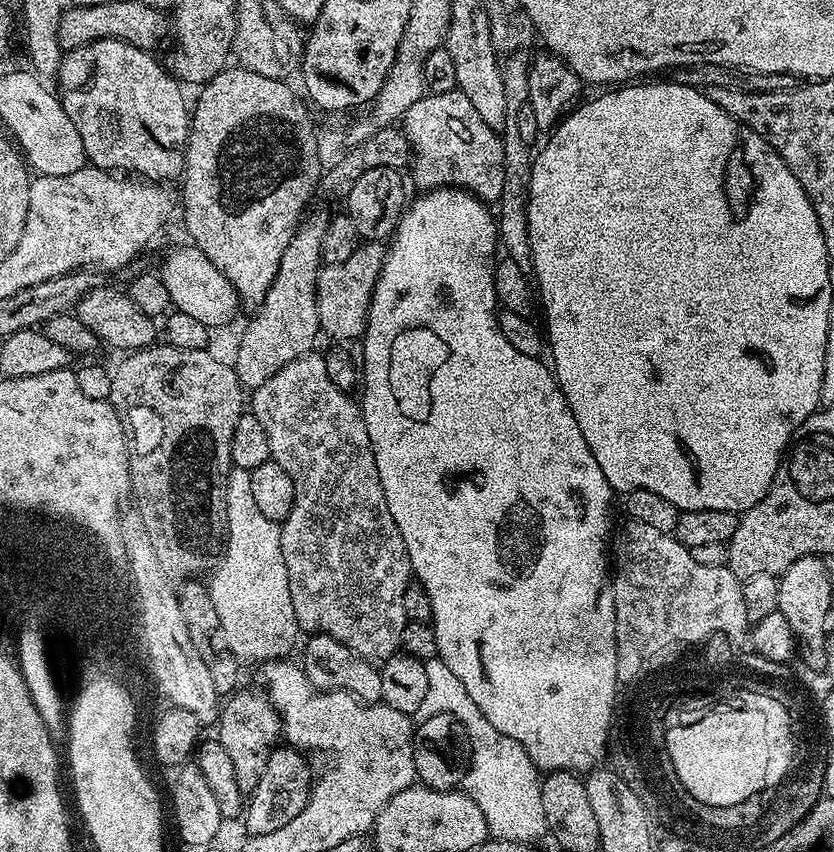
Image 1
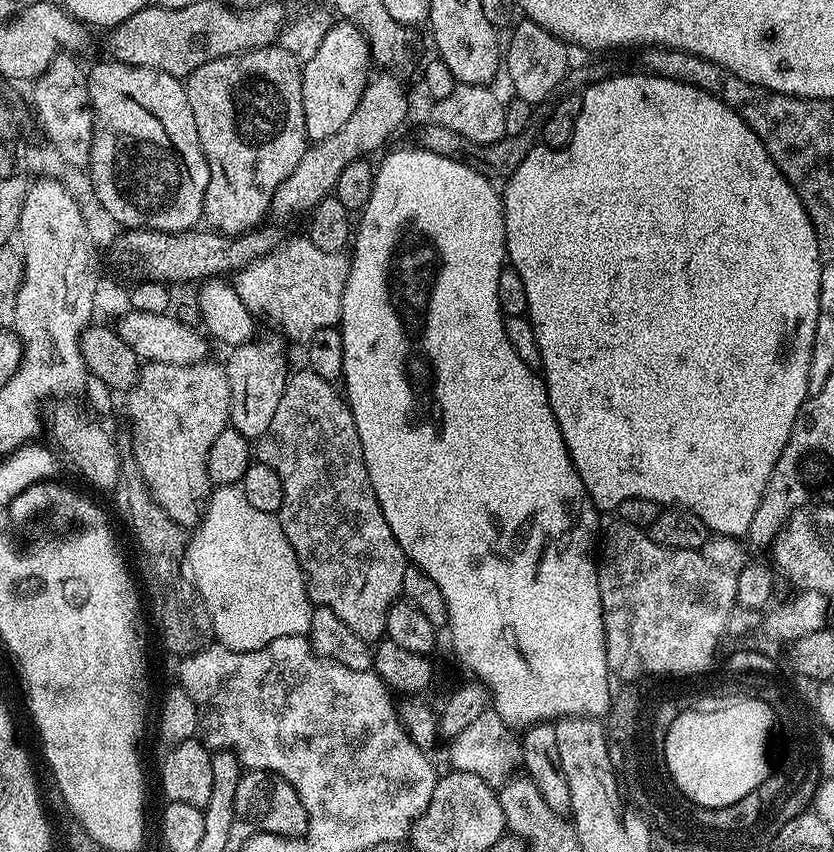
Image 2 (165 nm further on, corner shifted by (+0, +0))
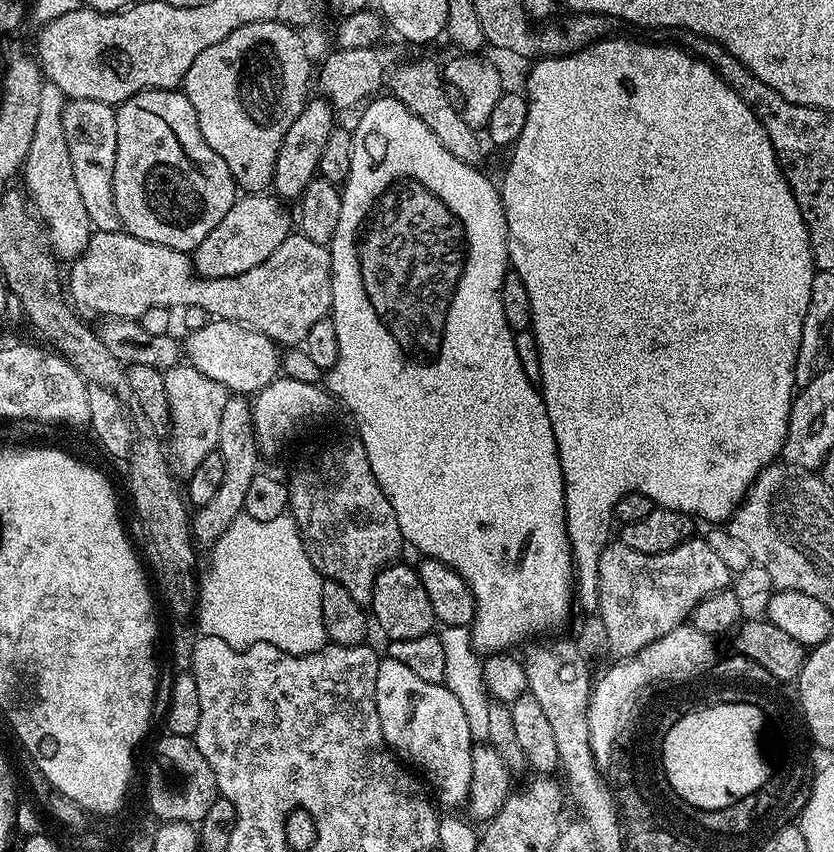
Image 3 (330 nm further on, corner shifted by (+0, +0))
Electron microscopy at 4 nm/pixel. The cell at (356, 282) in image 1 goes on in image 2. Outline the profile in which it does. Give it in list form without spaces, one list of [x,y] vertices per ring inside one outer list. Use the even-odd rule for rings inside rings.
[[[306,238],[291,240],[281,244],[279,250],[271,252],[257,264],[235,273],[234,287],[248,311],[277,324],[289,341],[307,342],[318,334],[318,330],[339,325],[349,257],[344,252],[318,250],[318,246]]]

